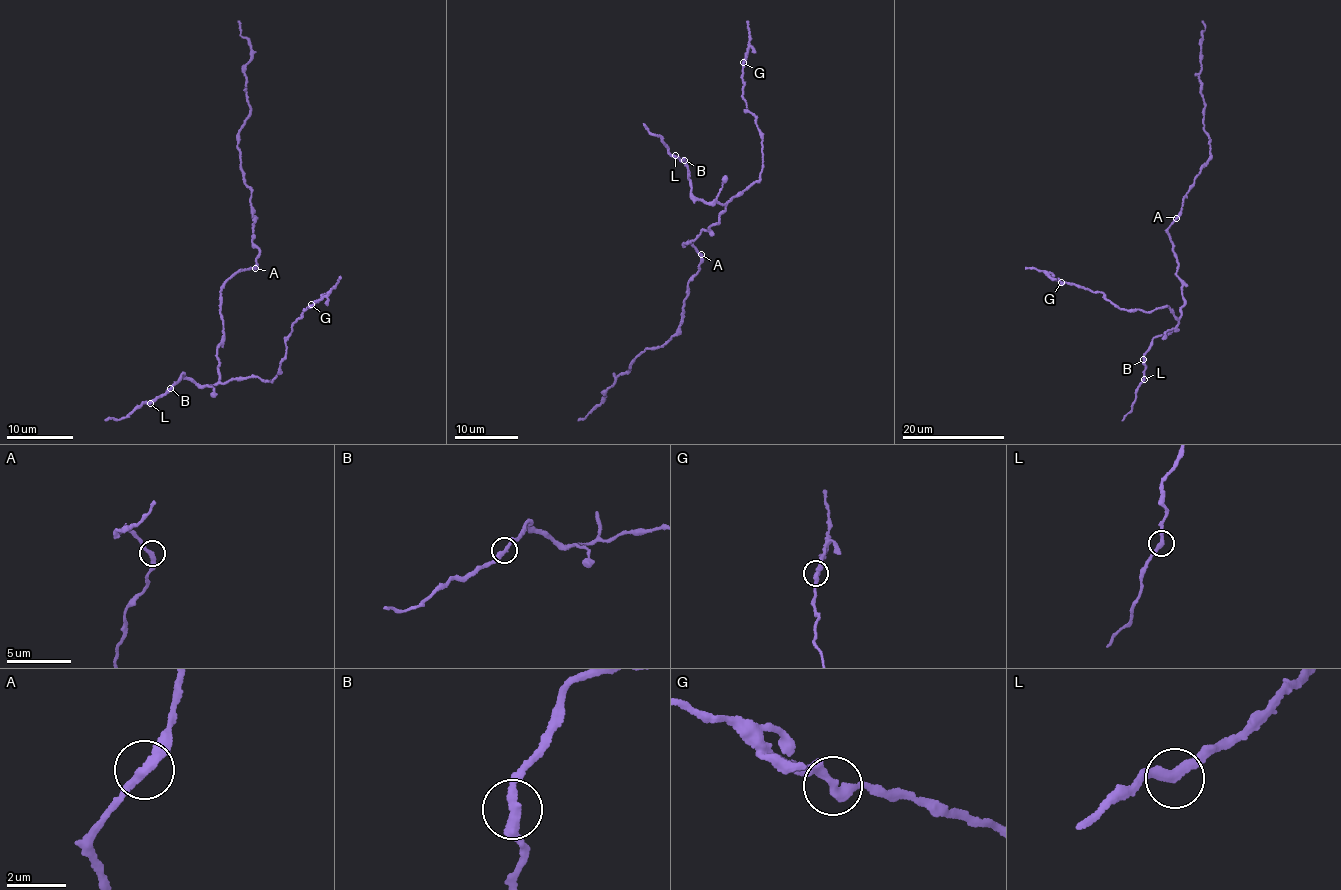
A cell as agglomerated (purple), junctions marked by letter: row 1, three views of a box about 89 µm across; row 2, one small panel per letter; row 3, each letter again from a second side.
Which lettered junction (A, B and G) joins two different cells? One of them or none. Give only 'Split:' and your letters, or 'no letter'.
Split: no letter

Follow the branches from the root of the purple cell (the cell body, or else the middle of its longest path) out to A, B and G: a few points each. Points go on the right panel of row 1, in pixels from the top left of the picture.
A: (1172, 243), (1167, 229), (1176, 218)
B: (1172, 243), (1179, 264), (1177, 276), (1181, 283), (1183, 306), (1176, 328), (1152, 339), (1144, 359)
G: (1172, 243), (1184, 300), (1177, 318), (1167, 306), (1148, 312), (1121, 308), (1107, 300), (1103, 293), (1061, 282)

